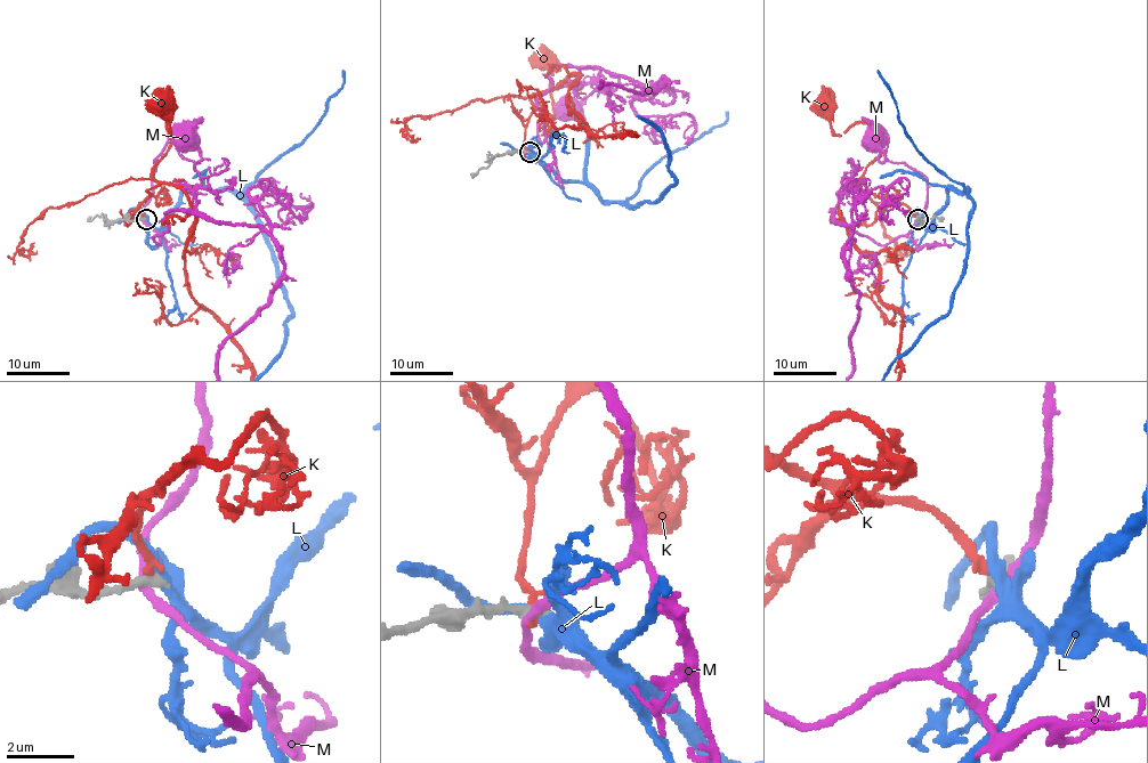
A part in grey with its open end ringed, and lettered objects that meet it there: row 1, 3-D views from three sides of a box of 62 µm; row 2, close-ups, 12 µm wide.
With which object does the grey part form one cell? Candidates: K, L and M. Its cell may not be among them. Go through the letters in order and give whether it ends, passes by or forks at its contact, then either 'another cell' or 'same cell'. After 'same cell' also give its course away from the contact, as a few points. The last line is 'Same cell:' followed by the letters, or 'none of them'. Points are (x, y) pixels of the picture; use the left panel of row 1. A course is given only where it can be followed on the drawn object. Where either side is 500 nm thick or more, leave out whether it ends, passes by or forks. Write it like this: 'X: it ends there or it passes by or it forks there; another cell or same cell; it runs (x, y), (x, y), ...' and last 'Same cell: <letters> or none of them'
K: it ends there; another cell
L: it forks there; another cell
M: it passes by; another cell
Same cell: none of them

